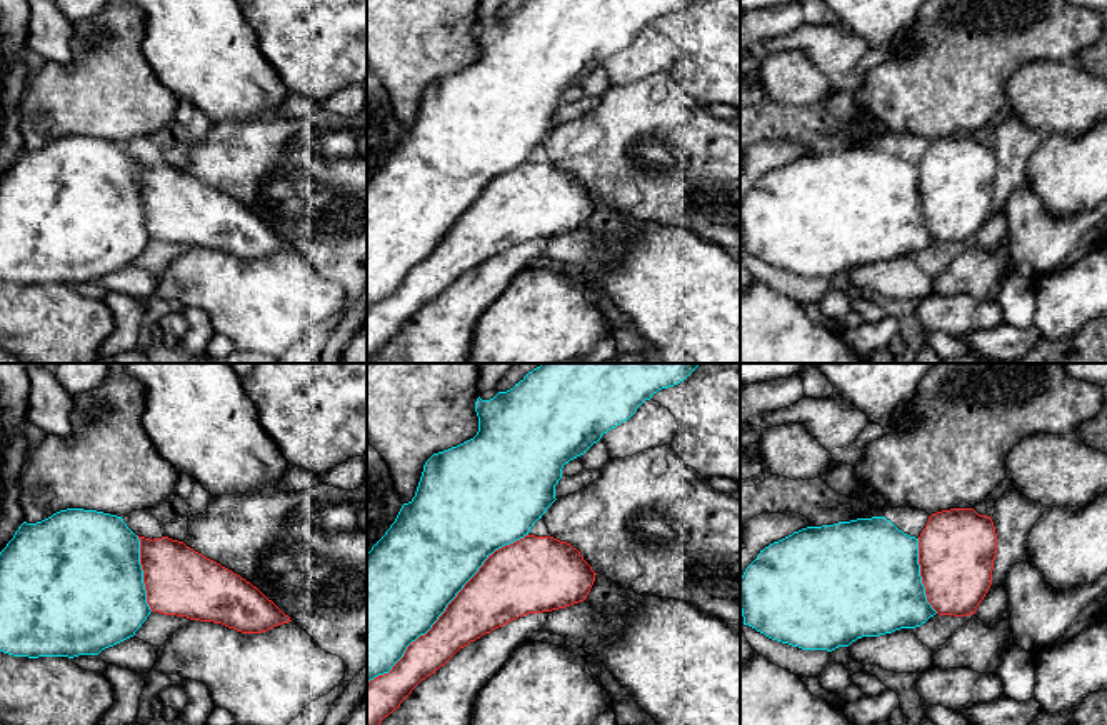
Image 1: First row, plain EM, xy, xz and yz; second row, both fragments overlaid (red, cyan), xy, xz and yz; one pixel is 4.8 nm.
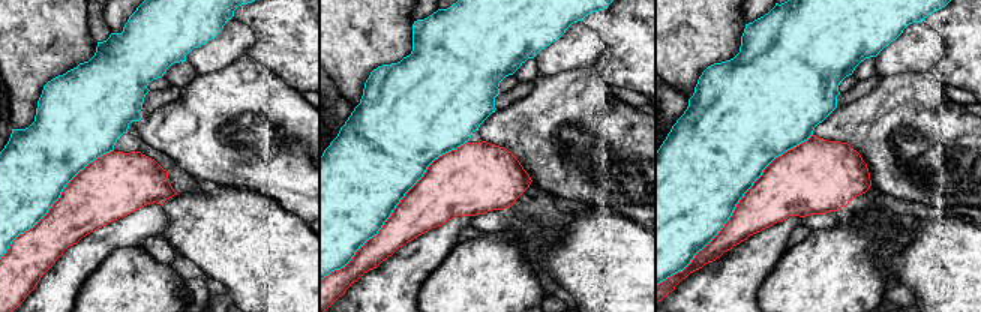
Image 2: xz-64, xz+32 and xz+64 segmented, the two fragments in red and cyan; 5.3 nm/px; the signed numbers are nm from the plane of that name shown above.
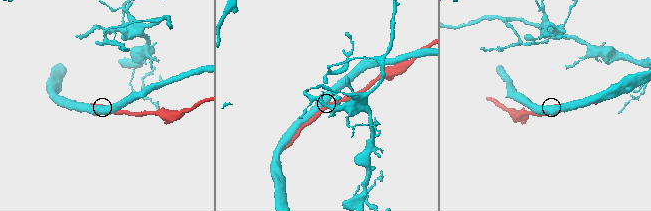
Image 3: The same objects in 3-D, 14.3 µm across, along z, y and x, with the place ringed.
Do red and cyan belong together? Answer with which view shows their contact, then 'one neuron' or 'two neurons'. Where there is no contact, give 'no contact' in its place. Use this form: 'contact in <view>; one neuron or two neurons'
contact in xz; one neuron

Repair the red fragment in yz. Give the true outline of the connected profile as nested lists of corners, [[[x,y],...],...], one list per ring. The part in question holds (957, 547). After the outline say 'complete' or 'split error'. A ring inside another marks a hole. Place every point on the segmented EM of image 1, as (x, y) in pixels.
[[[974,508],[932,513],[920,537],[899,530],[885,517],[857,518],[834,525],[807,527],[770,543],[740,577],[744,625],[765,637],[802,650],[849,647],[862,637],[879,637],[900,628],[915,628],[935,613],[974,615],[992,585],[997,533],[990,517]]]; split error

